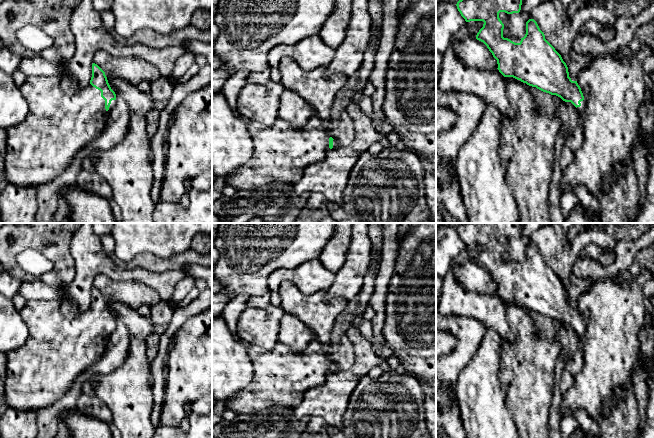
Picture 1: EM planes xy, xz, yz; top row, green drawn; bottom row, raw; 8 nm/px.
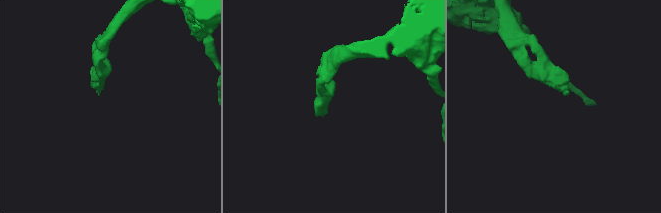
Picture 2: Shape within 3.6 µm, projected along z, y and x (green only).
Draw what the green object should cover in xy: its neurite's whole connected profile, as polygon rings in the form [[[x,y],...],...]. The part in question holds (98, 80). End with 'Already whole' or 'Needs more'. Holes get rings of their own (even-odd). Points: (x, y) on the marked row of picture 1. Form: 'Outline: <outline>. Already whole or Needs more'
Outline: [[[95,63],[90,84],[84,88],[78,88],[76,82],[63,73],[28,76],[20,91],[28,104],[28,113],[21,123],[5,130],[5,180],[11,185],[38,187],[60,176],[76,154],[101,135],[108,113],[116,105],[116,94],[105,72]]]. Needs more

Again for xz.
Outline: [[[316,115],[301,128],[279,118],[271,126],[249,121],[248,131],[253,154],[225,180],[225,185],[237,191],[264,187],[272,181],[294,185],[310,164],[323,161],[329,149],[339,147]]]. Needs more

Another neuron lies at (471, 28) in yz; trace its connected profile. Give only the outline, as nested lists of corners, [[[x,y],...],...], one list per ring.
[[[470,21],[466,22],[465,27],[457,35],[457,40],[463,40],[467,36],[472,36],[476,38],[477,33],[483,27],[483,21]]]

